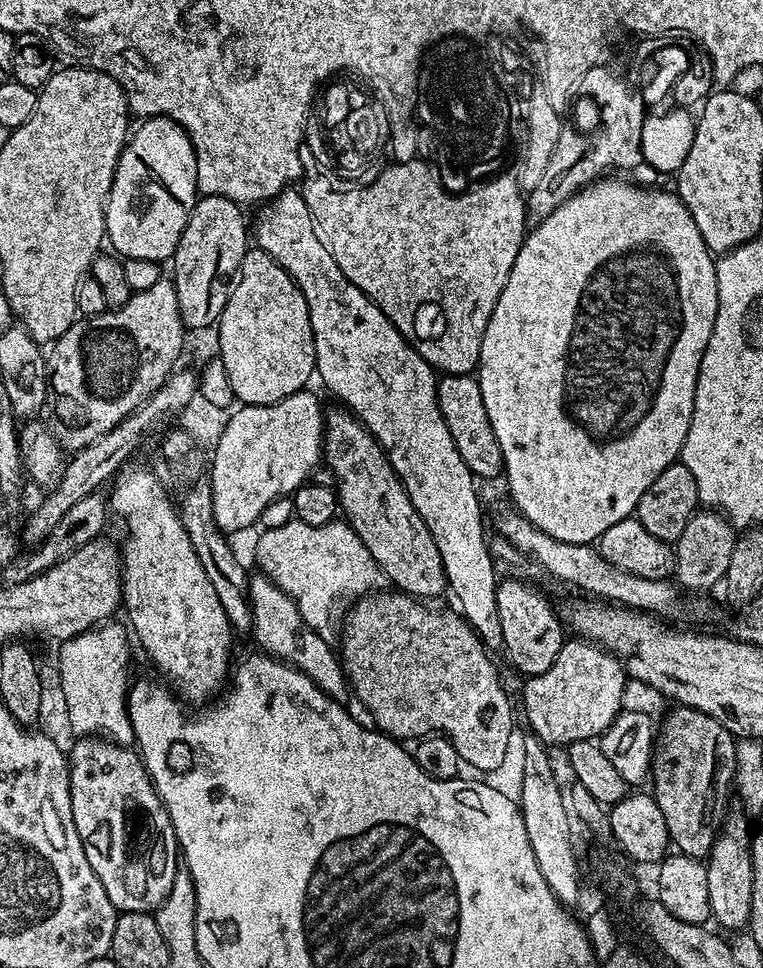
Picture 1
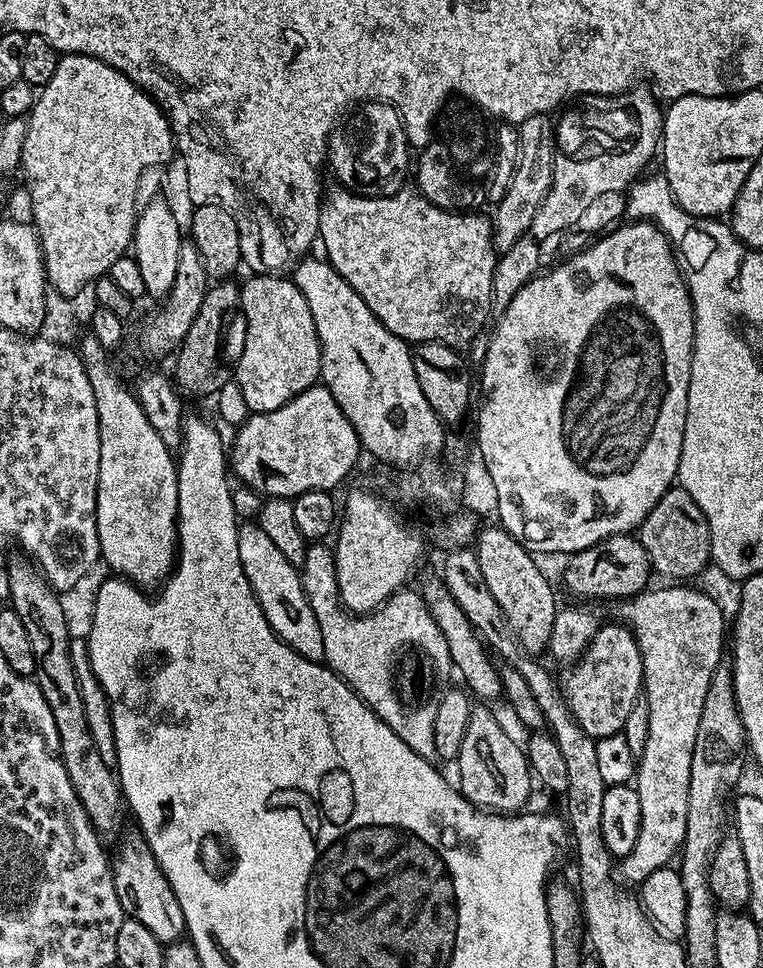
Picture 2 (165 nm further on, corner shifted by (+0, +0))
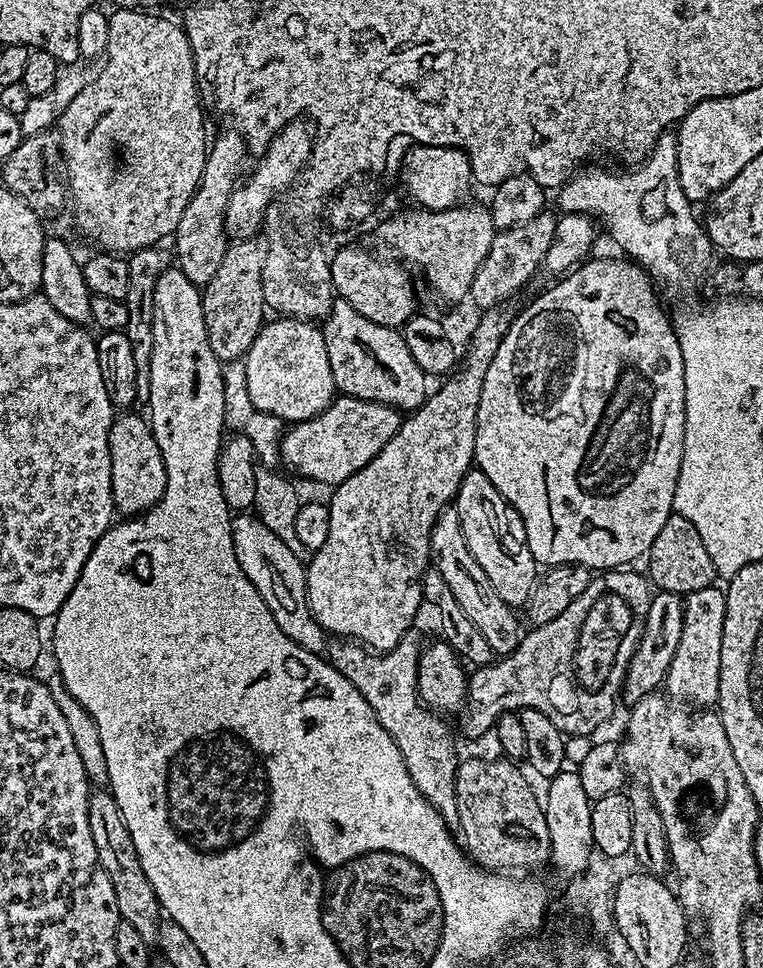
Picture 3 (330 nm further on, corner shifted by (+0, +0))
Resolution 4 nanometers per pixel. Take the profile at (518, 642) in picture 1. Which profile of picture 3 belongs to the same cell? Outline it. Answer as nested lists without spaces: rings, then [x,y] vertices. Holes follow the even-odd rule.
[[[469,470],[462,478],[462,486],[456,491],[454,506],[458,510],[458,519],[462,522],[462,535],[466,538],[466,546],[470,546],[470,554],[478,566],[490,578],[490,586],[498,590],[498,598],[506,602],[514,610],[525,607],[538,579],[538,565],[530,554],[530,546],[526,538],[526,530],[522,518],[502,498],[502,494],[478,470]]]

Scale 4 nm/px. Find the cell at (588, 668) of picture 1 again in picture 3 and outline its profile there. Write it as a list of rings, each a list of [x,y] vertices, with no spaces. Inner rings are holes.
[[[657,591],[650,602],[650,610],[646,614],[644,629],[636,647],[636,653],[630,658],[628,669],[624,675],[622,700],[625,705],[636,704],[644,696],[657,691],[663,685],[670,662],[674,658],[674,650],[678,650],[678,638],[682,638],[682,622],[684,621],[684,602],[672,592]]]

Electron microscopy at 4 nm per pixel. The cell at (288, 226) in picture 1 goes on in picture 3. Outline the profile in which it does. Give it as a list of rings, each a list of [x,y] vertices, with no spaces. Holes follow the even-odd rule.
[[[342,299],[333,303],[330,314],[323,321],[322,331],[326,354],[330,354],[330,370],[334,370],[334,382],[343,395],[356,396],[360,400],[373,400],[401,410],[415,410],[424,403],[430,387],[428,388],[424,381],[427,380],[425,372],[420,369],[418,362],[414,362],[414,354],[410,354],[410,346],[406,346],[403,331],[370,322],[370,318],[362,318],[362,314],[354,310],[354,306]]]

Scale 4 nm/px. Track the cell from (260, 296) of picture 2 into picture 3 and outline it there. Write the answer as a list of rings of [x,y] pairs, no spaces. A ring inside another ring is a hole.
[[[293,316],[272,319],[260,329],[243,361],[250,402],[285,422],[309,420],[322,414],[338,392],[323,331],[310,320],[296,320]]]

